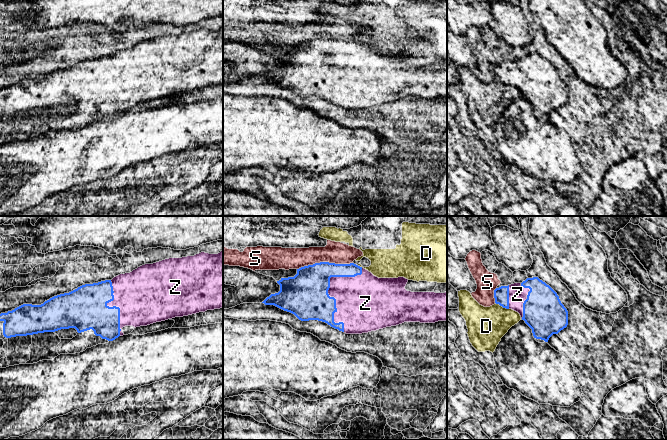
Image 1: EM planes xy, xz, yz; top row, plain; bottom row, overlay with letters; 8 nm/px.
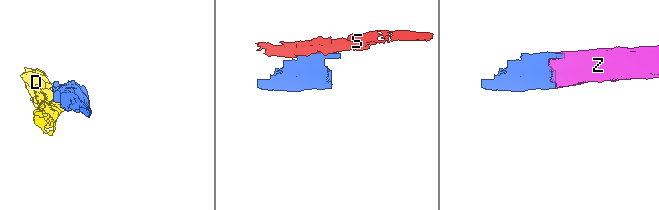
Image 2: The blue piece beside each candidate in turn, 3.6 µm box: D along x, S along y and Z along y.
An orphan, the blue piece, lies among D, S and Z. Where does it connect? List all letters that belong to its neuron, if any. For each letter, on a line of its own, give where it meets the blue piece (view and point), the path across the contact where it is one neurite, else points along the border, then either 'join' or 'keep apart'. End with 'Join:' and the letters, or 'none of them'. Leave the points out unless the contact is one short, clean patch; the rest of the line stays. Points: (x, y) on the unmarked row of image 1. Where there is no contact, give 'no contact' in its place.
D: yz (502, 82) | keep apart
S: xz (324, 38) | keep apart
Z: xz (327, 67) | join
Join: Z

